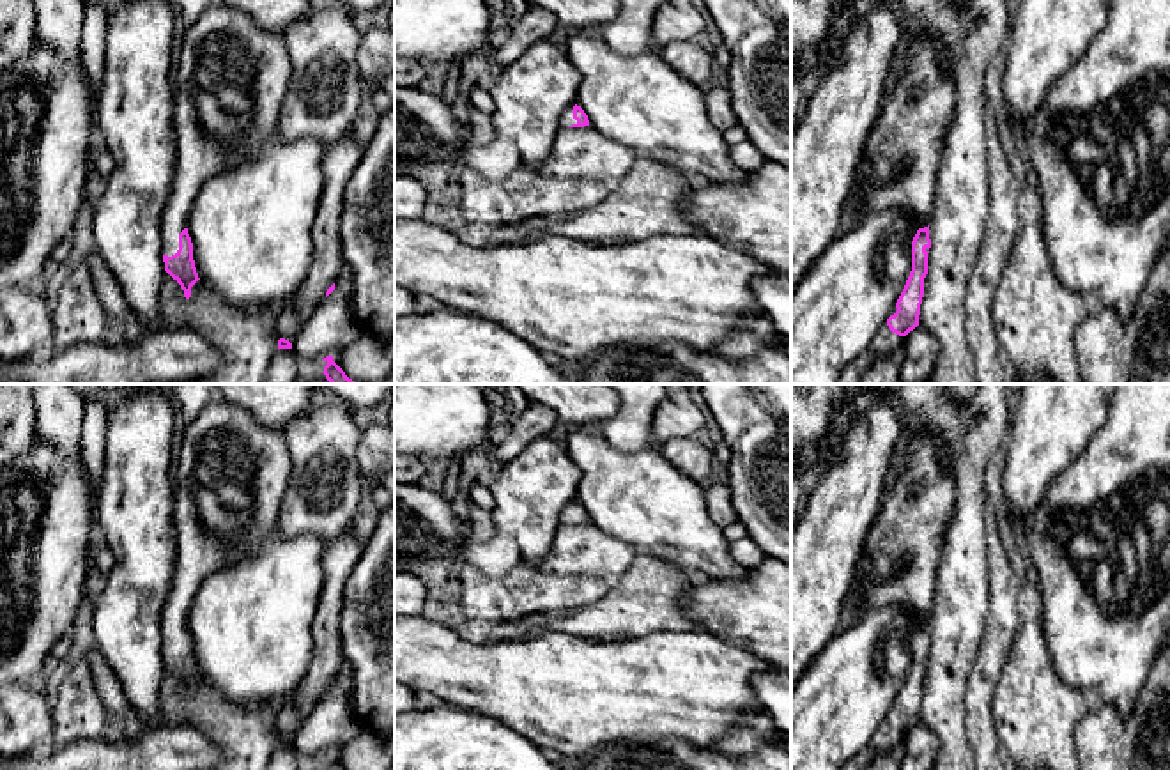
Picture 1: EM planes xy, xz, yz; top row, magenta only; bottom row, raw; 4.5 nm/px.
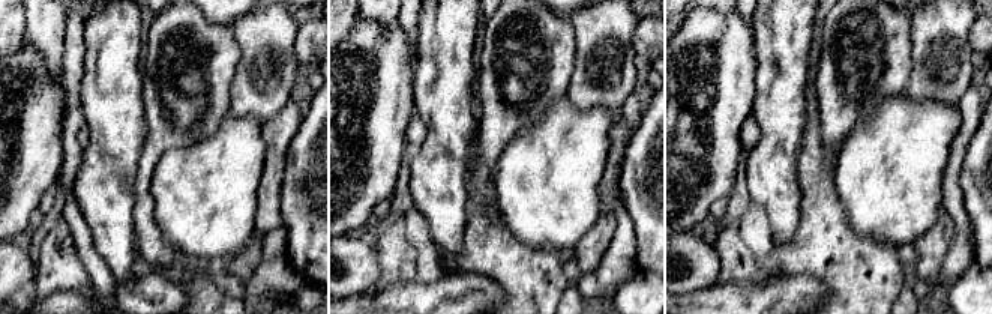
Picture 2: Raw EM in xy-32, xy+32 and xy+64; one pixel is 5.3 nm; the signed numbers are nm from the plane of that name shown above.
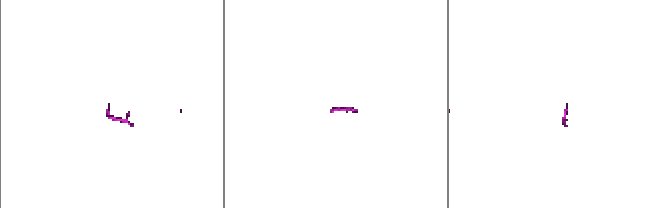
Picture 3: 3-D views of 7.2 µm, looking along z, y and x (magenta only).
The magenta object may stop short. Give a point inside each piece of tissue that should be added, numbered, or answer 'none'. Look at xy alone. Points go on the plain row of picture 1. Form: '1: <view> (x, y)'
1: xy (230, 477)

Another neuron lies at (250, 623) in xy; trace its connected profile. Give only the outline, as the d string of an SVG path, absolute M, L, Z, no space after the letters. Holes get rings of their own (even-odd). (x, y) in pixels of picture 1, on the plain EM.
M278 527L255 554L209 575L188 614L193 657L200 678L241 706L292 701L313 658L313 620L319 609L326 540L290 538Z

